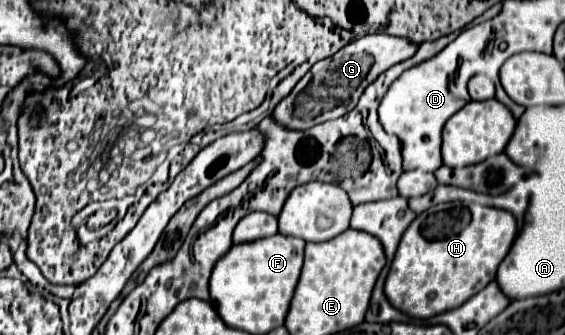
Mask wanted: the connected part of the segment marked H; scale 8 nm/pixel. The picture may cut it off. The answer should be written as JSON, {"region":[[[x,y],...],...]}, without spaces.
{"region":[[[460,201],[434,205],[416,215],[404,231],[386,277],[386,299],[394,309],[416,319],[456,309],[496,277],[496,269],[506,257],[516,231],[514,215],[504,209],[468,207]]]}

